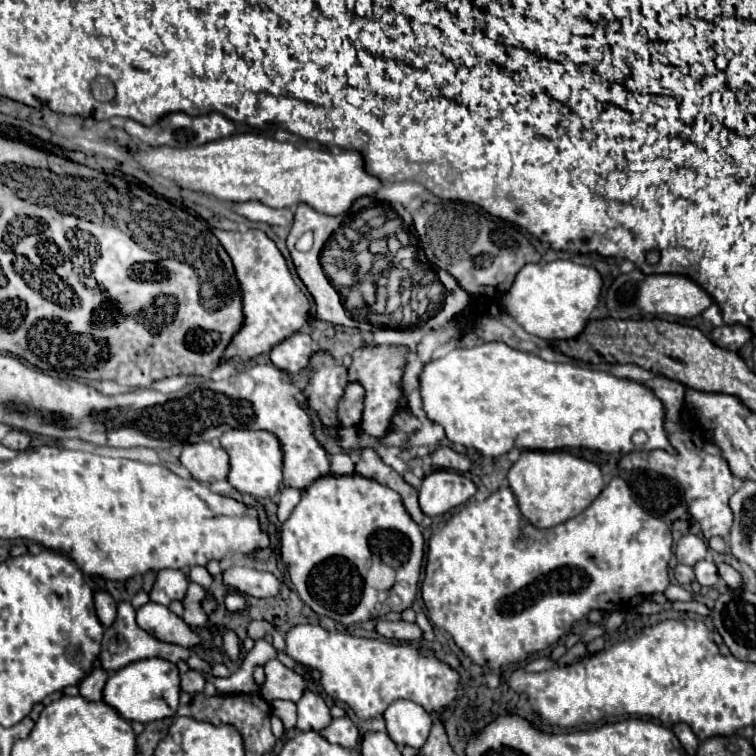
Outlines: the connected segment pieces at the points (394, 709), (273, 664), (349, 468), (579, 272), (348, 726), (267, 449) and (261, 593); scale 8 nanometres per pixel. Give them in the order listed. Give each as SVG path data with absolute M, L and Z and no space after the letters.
M396 700L384 712L390 738L398 746L410 746L420 750L430 734L430 714L412 700Z
M268 660L264 664L266 682L260 686L260 692L266 702L272 700L292 700L298 702L306 690L306 680L294 670L286 668L280 660Z
M336 454L336 456L330 456L330 474L352 474L354 472L354 462L350 460L348 454Z
M554 260L548 264L526 264L512 288L502 296L500 306L506 314L516 318L516 322L530 334L542 340L566 340L578 336L590 312L596 308L602 290L602 276L592 266L574 264L572 260Z
M332 718L332 722L320 730L320 736L324 736L332 744L340 744L344 748L354 748L358 744L358 730L352 724L350 718Z
M228 430L220 436L220 448L230 456L230 474L228 482L242 494L254 498L270 498L282 488L282 444L280 440L266 430Z
M230 566L224 570L224 584L230 590L256 596L256 598L272 598L282 590L282 582L270 574L260 572L252 566Z

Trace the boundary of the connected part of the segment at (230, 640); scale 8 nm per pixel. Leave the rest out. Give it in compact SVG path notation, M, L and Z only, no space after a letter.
M224 630L222 636L224 636L224 650L226 650L226 654L230 656L230 660L236 660L238 654L240 654L240 640L238 640L238 636L234 632L230 632L230 630Z

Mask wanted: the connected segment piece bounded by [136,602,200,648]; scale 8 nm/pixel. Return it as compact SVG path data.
M148 602L142 608L138 608L136 622L142 630L152 634L154 638L160 638L162 642L180 644L184 648L192 648L200 642L200 638L182 618L178 618L166 606L156 602Z

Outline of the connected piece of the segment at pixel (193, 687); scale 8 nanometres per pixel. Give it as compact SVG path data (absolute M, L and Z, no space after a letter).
M188 670L184 676L181 676L181 690L184 692L202 692L204 690L204 682L206 682L206 678L200 674L200 672L196 672L196 670Z

